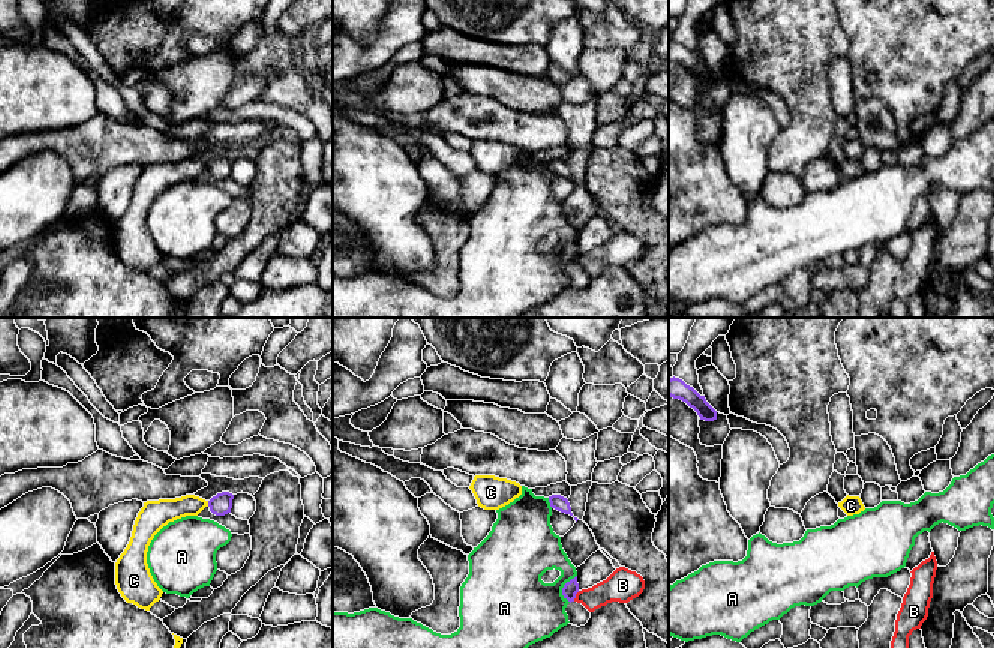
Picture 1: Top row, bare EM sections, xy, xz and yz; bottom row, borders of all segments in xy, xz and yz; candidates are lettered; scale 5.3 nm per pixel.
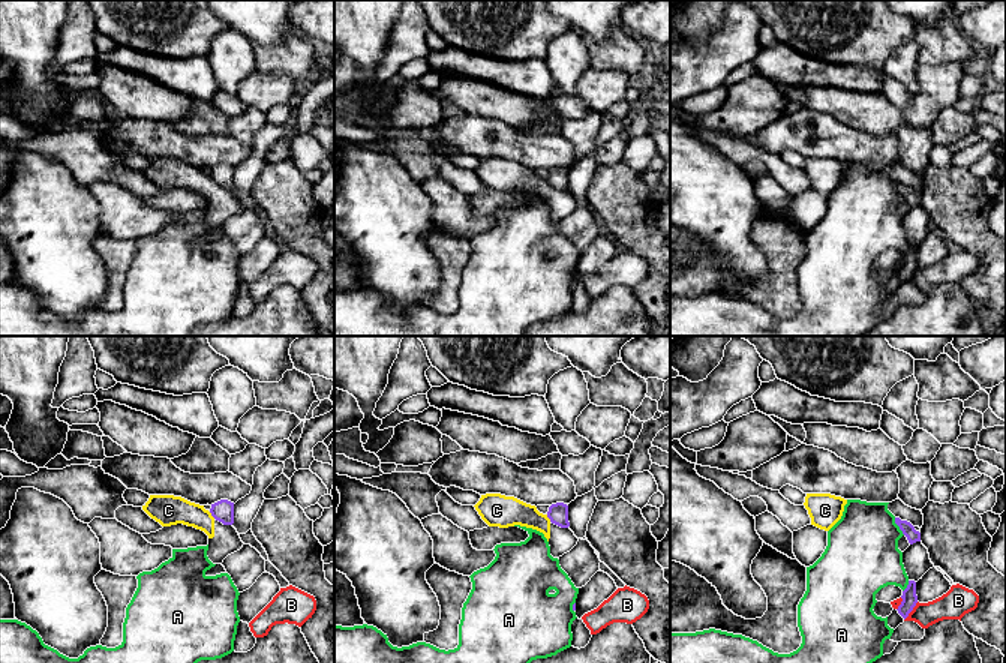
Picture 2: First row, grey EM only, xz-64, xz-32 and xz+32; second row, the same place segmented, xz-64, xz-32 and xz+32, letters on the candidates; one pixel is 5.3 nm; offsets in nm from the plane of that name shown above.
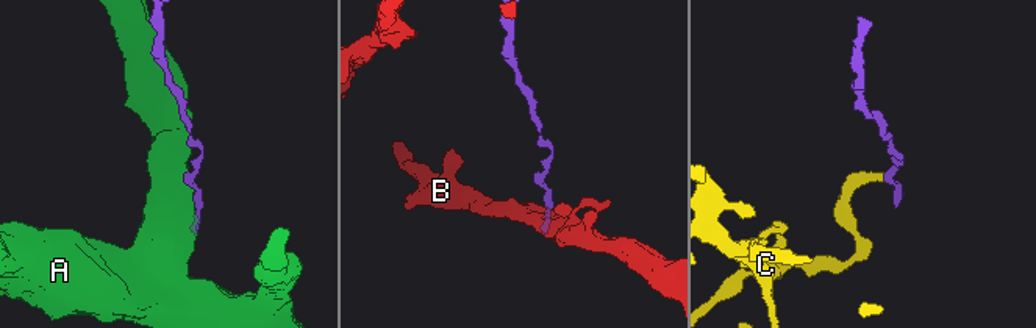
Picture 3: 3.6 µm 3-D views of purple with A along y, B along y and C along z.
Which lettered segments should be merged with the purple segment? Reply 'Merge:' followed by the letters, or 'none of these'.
Merge: none of these

